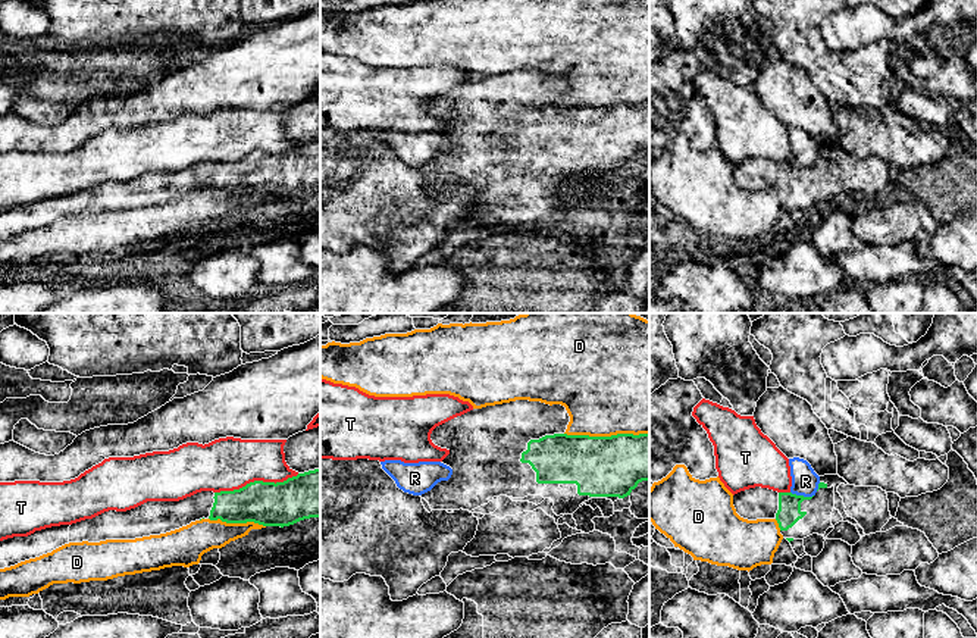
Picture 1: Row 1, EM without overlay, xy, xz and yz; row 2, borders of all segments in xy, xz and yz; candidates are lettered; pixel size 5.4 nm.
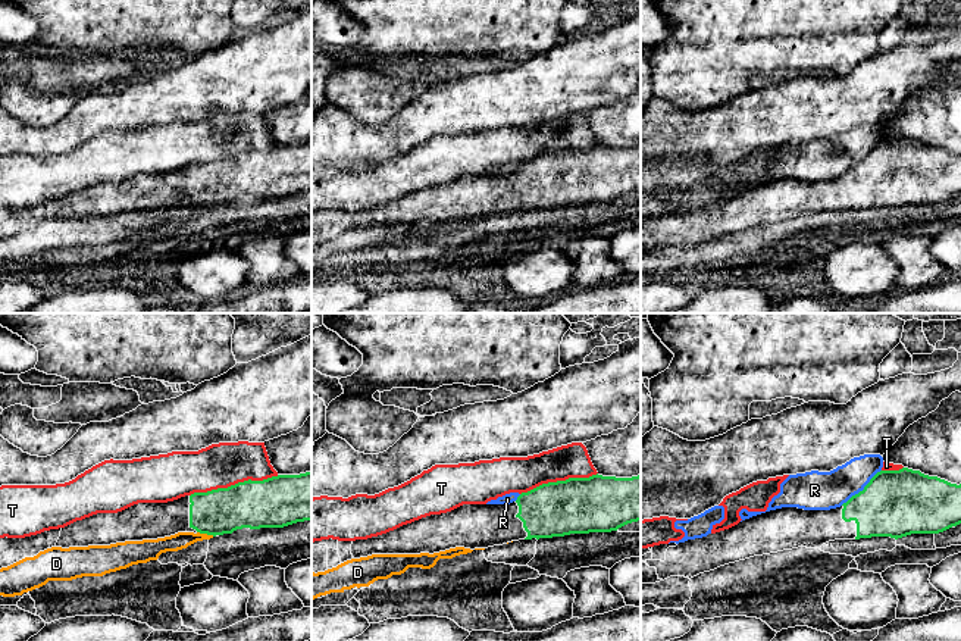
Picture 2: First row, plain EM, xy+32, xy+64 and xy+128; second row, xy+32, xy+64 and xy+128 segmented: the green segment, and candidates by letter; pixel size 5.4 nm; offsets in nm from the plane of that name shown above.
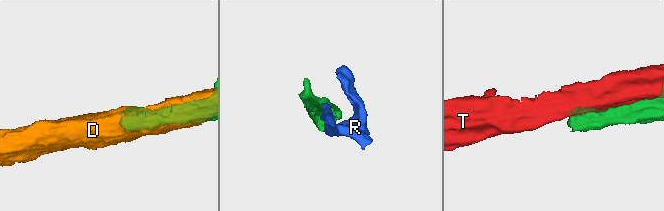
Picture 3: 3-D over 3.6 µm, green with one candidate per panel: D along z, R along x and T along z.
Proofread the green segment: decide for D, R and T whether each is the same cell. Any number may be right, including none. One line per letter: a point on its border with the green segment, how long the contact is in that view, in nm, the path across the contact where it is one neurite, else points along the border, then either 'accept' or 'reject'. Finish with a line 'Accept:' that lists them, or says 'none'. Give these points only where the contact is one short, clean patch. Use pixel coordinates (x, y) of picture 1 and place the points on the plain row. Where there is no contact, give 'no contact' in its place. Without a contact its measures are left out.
D: meets green in xz at (607, 108); contact 460 nm long; reject
R: meets green in yz at (802, 166); contact 130 nm long; border along yz (791, 162), (799, 166), (813, 166); reject
T: meets green in xy at (256, 152); contact 480 nm long; reject
Accept: none

